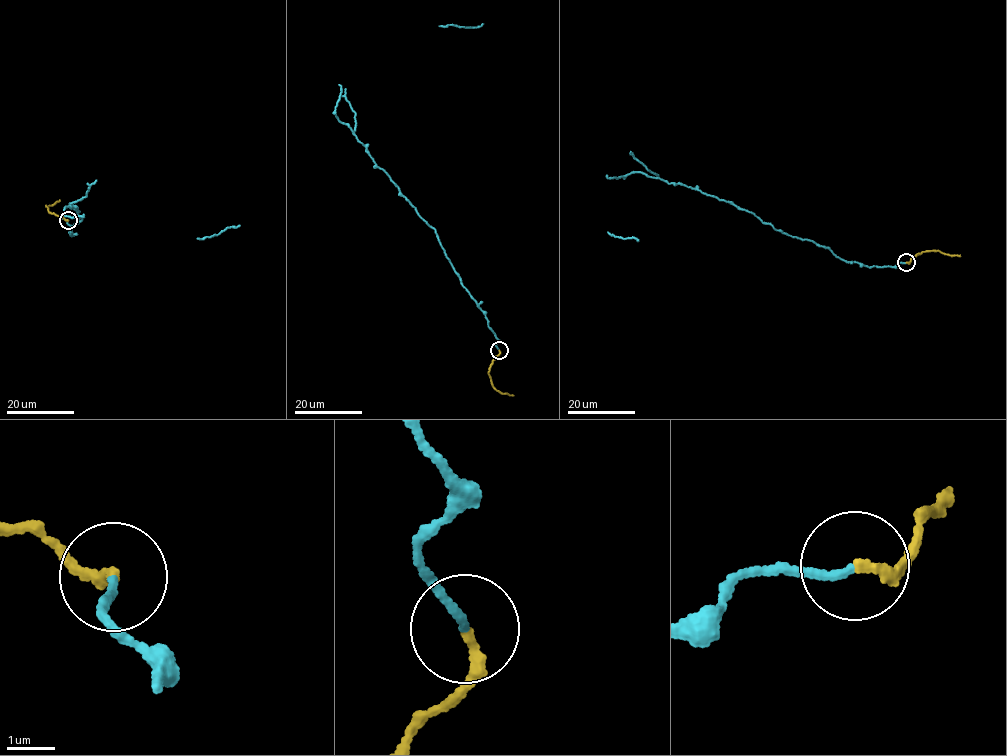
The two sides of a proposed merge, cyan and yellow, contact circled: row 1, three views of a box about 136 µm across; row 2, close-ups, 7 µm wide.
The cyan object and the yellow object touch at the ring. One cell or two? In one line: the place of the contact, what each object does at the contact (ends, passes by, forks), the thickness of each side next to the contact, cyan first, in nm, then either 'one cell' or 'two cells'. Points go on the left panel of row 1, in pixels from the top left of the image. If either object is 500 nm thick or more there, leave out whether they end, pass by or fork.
place (68, 220); cyan ends; yellow ends; calibres 160 and 200 nm; one cell

